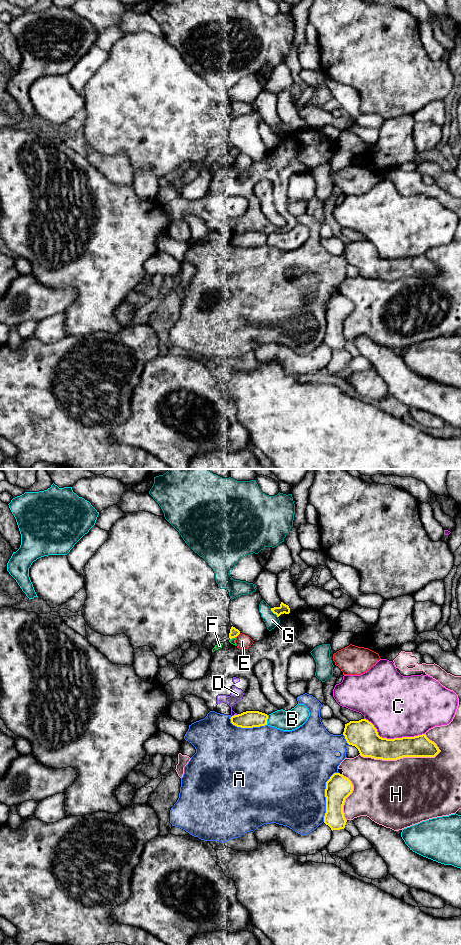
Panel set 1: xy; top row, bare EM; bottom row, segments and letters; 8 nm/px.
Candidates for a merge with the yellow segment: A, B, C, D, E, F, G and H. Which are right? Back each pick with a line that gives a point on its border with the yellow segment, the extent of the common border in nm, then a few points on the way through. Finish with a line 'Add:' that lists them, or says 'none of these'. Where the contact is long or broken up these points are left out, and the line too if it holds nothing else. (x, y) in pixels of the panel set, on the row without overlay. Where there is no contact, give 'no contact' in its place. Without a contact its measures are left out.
Add: none of these

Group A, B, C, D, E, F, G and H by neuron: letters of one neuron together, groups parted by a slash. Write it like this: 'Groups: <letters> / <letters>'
Groups: A / B / C / D E F H / G

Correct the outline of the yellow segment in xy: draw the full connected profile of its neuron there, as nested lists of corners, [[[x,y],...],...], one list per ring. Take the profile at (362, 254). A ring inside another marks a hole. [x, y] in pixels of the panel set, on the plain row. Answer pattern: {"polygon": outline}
{"polygon": [[[366,239],[345,244],[343,255],[349,265],[355,266],[360,275],[382,280],[397,280],[403,277],[435,277],[440,270],[425,254],[414,257],[387,259],[378,255],[374,245]]]}

